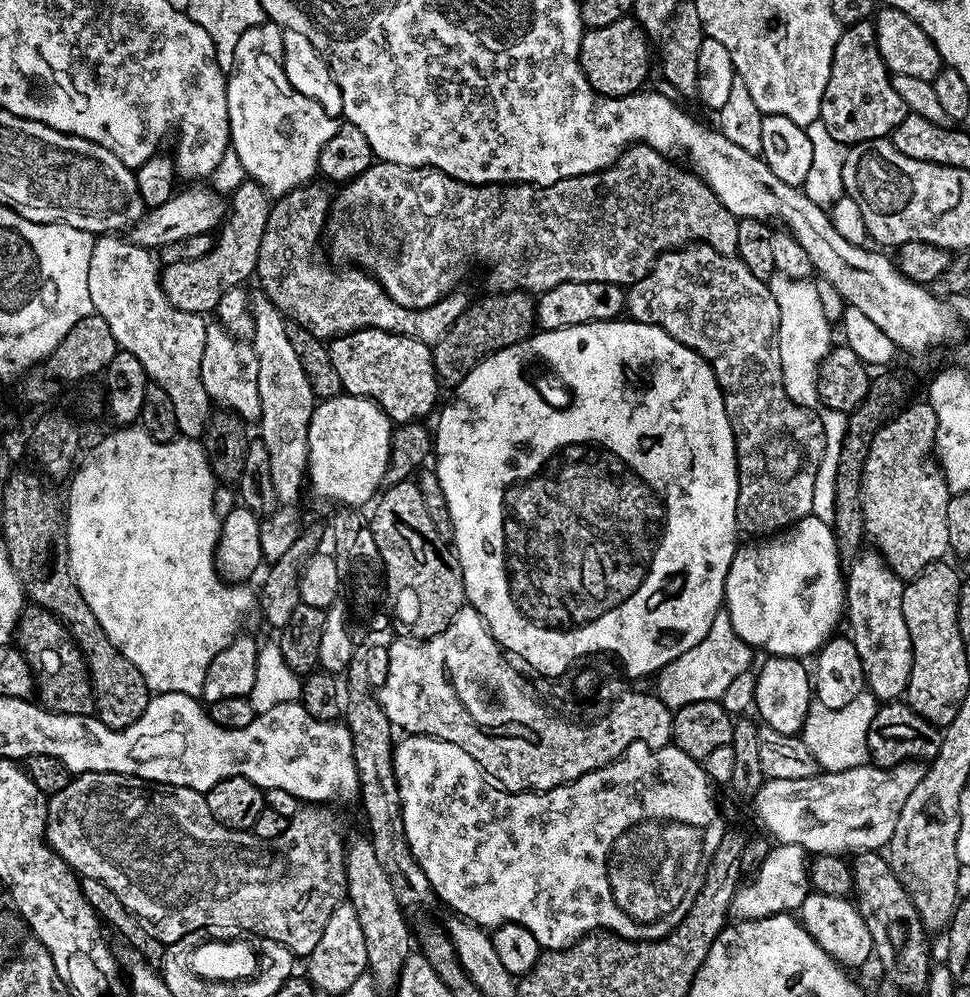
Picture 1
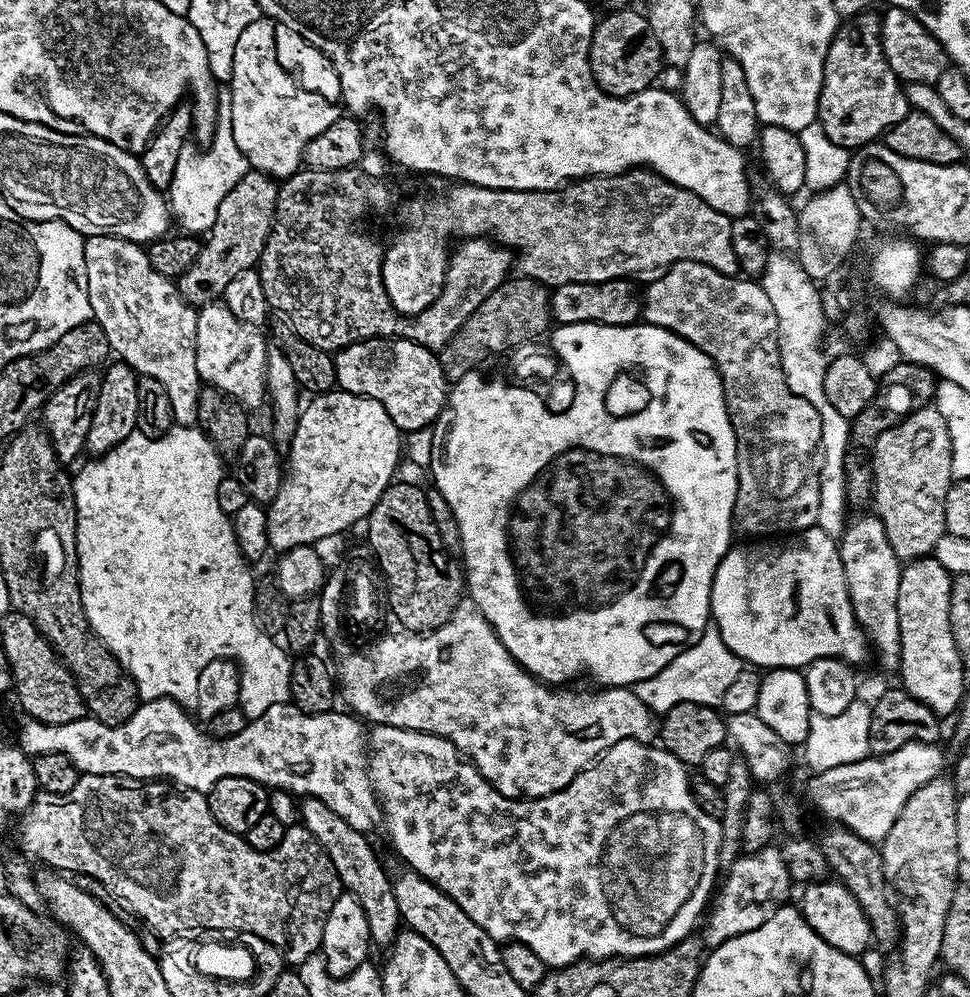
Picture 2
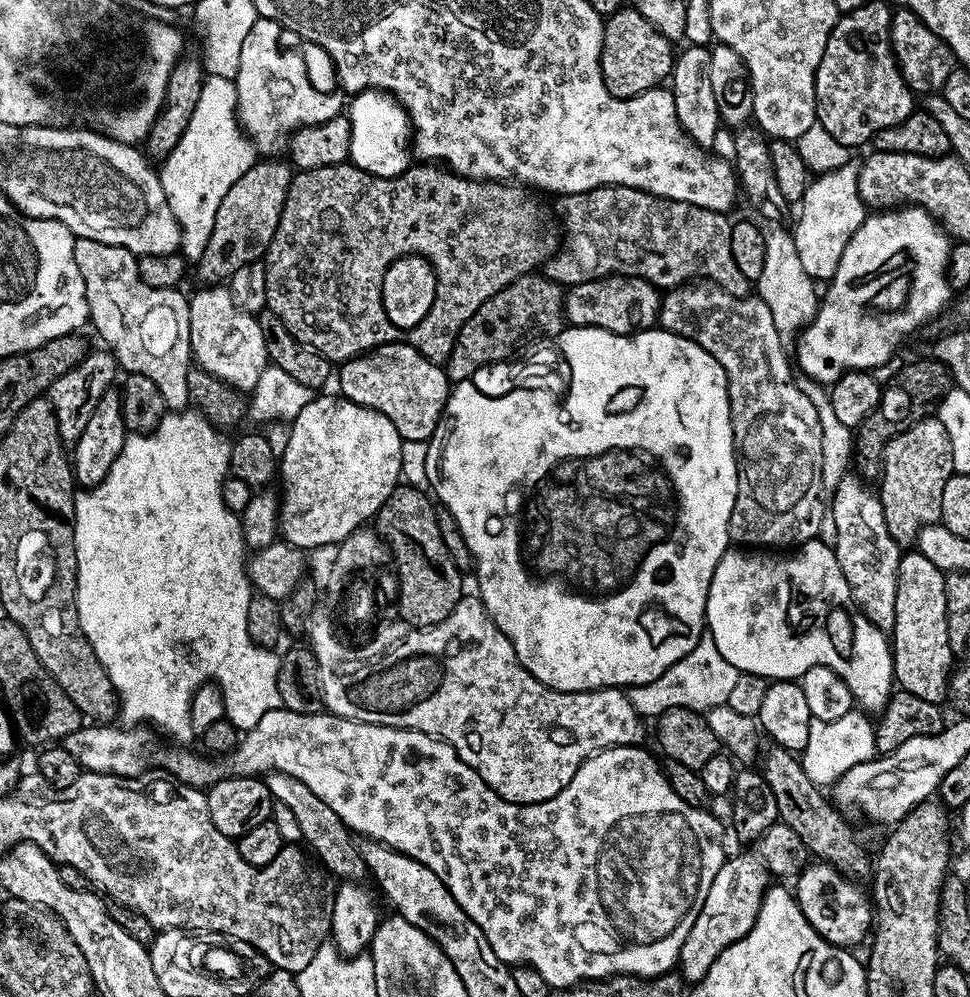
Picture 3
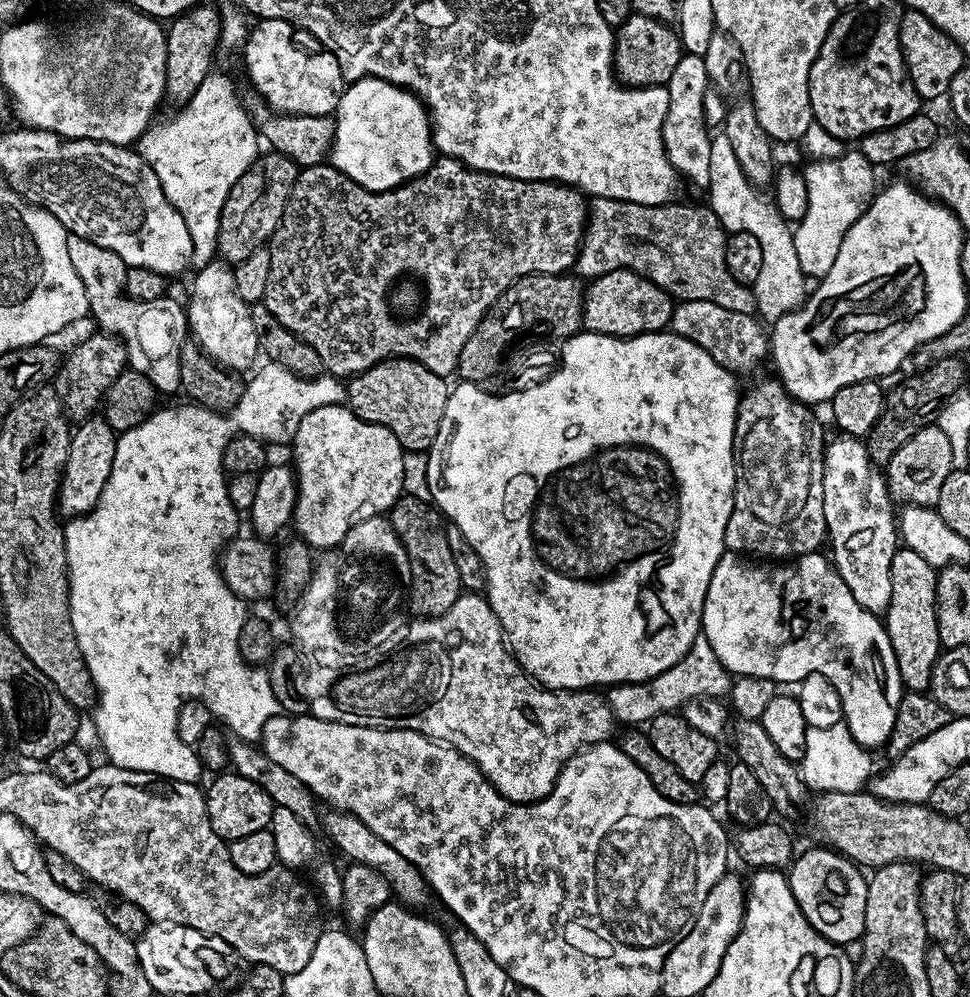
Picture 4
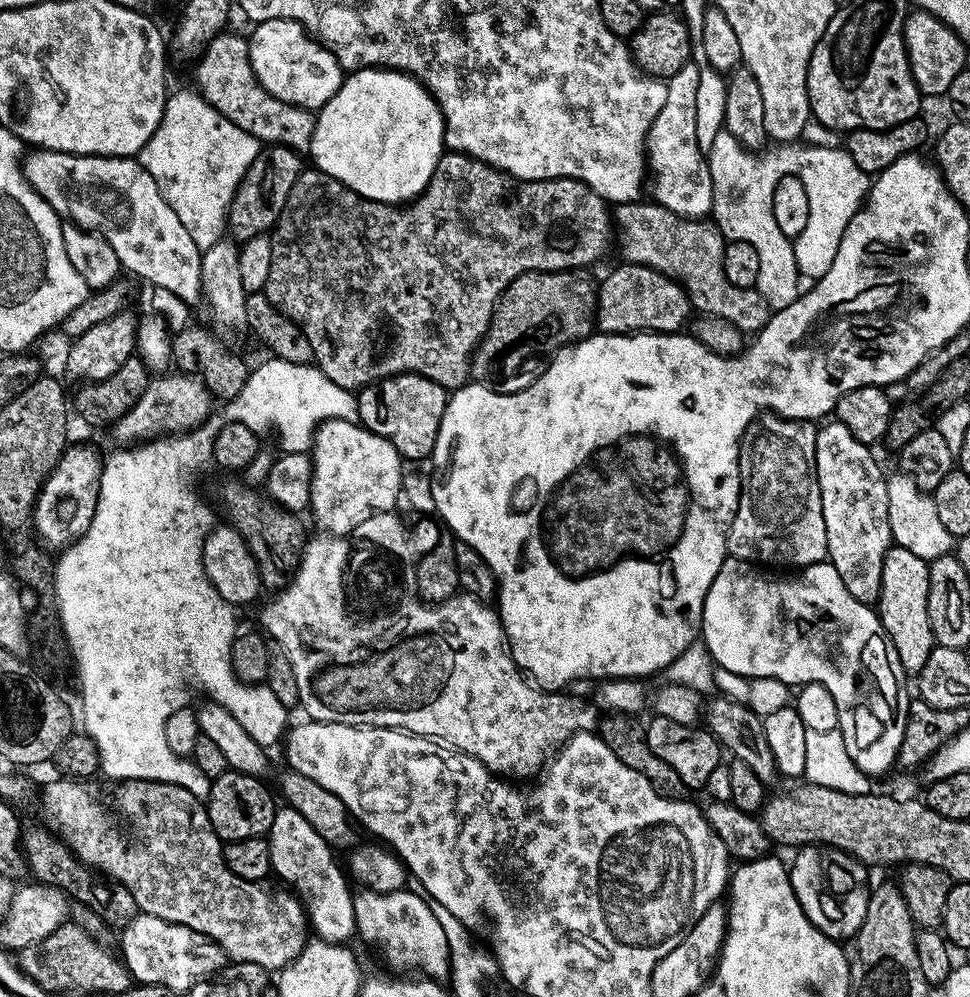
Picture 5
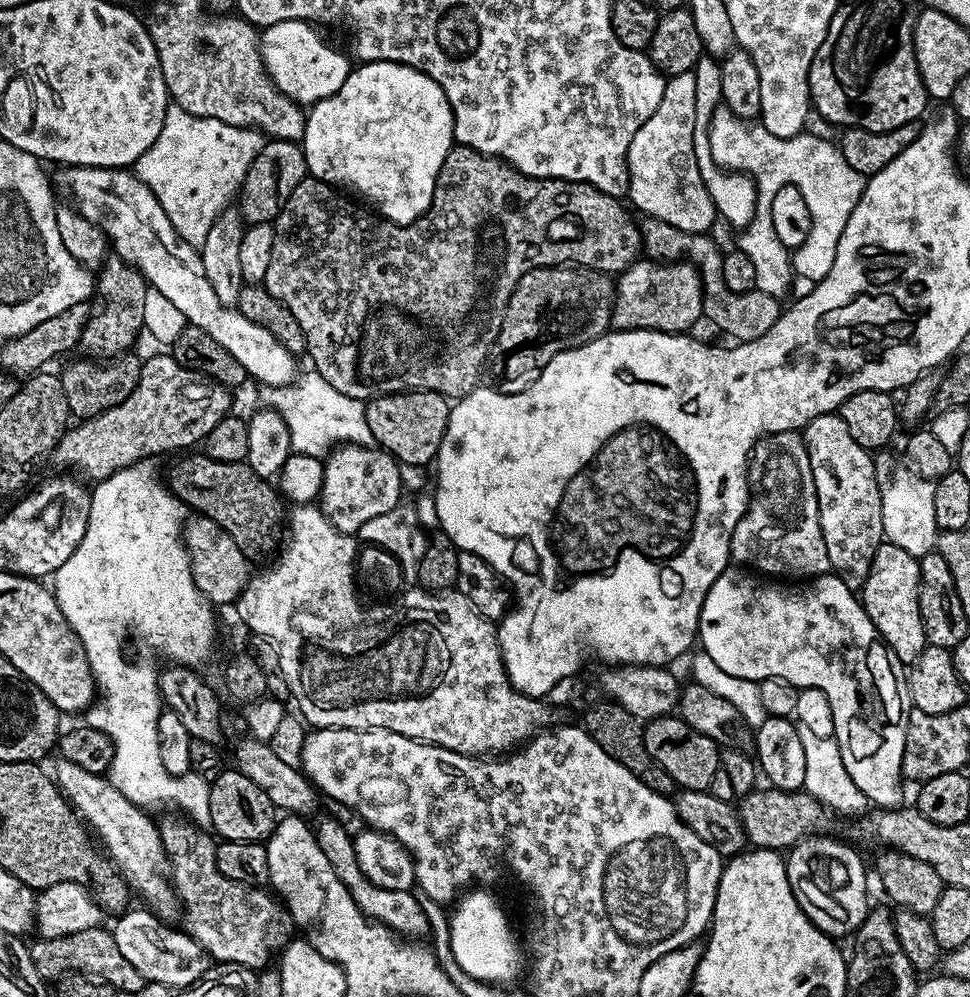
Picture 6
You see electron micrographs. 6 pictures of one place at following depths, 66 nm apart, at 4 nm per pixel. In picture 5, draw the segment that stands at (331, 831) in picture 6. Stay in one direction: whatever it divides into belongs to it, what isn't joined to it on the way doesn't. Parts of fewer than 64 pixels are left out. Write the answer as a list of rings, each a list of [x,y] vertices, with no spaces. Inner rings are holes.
[[[360,888],[352,898],[359,939],[380,948],[393,973],[404,974],[407,968],[421,968],[427,979],[447,981],[450,976],[449,957],[442,927],[430,910],[427,899],[419,891],[408,891],[374,892],[369,888]]]

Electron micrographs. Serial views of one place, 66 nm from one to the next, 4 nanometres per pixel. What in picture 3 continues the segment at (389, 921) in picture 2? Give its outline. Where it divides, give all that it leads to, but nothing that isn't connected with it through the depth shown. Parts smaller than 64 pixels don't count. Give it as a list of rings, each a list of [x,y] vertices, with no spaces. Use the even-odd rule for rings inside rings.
[[[280,771],[265,773],[262,779],[273,799],[277,803],[288,806],[293,811],[294,818],[298,821],[298,830],[303,843],[309,849],[316,848],[316,852],[314,851],[315,859],[333,877],[341,876],[339,879],[344,882],[360,882],[368,876],[368,868],[360,853],[357,837],[345,826],[342,818],[338,818],[338,814],[334,813],[334,810],[331,810],[326,802],[323,802],[322,798],[314,794],[298,778],[291,778],[288,774],[282,774]]]

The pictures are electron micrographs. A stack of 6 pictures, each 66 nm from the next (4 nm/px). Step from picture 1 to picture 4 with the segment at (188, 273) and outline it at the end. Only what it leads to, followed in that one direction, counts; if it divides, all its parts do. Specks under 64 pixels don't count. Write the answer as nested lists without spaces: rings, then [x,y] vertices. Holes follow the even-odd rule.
[[[271,150],[257,155],[253,164],[234,182],[234,190],[226,198],[218,226],[216,250],[225,265],[241,264],[254,250],[265,247],[271,241],[278,222],[282,222],[282,210],[290,198],[290,190],[296,181],[298,165],[280,152]]]

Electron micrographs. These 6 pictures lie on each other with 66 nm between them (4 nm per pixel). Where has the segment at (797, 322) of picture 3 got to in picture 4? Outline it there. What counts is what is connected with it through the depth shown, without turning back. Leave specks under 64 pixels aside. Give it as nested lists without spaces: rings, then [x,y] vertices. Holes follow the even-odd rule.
[[[745,183],[743,187],[736,192],[736,205],[732,208],[730,201],[722,201],[716,208],[716,216],[722,222],[725,233],[754,234],[754,238],[758,238],[758,242],[762,245],[762,271],[758,273],[754,285],[756,312],[760,314],[764,312],[765,321],[775,322],[785,312],[793,312],[804,303],[806,277],[798,262],[798,250],[794,250],[793,229],[789,221],[784,219],[775,203],[767,195],[764,197],[760,193],[763,191],[757,185]]]

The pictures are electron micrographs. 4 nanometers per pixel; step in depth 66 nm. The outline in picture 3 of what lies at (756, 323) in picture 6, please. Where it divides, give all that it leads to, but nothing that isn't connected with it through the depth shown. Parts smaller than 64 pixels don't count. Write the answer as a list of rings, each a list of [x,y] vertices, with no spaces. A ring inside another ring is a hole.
[[[605,184],[603,188],[595,188],[589,192],[560,196],[558,202],[560,220],[564,223],[562,243],[556,255],[542,268],[543,275],[555,284],[571,286],[603,276],[637,276],[661,290],[667,290],[703,278],[735,296],[749,295],[750,282],[746,274],[742,274],[742,270],[734,266],[734,258],[730,254],[730,230],[733,221],[725,213],[613,184]]]

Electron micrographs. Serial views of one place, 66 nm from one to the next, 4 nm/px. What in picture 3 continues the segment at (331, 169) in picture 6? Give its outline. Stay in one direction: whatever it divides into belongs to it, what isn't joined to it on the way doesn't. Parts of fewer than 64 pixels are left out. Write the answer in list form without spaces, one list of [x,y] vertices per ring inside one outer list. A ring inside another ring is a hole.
[[[357,92],[346,108],[350,122],[350,154],[348,160],[371,176],[394,178],[410,166],[410,125],[408,111],[387,92]]]

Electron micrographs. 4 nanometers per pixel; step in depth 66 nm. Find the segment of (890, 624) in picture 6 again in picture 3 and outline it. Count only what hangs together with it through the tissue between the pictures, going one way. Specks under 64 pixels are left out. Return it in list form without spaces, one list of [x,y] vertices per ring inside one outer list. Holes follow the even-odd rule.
[[[908,550],[898,562],[896,575],[896,597],[894,598],[894,626],[890,633],[892,649],[892,674],[895,683],[903,691],[918,694],[918,698],[926,698],[926,702],[940,704],[949,695],[950,677],[954,671],[954,653],[950,646],[950,634],[946,630],[946,582],[945,573],[930,558],[926,558],[919,550]]]

